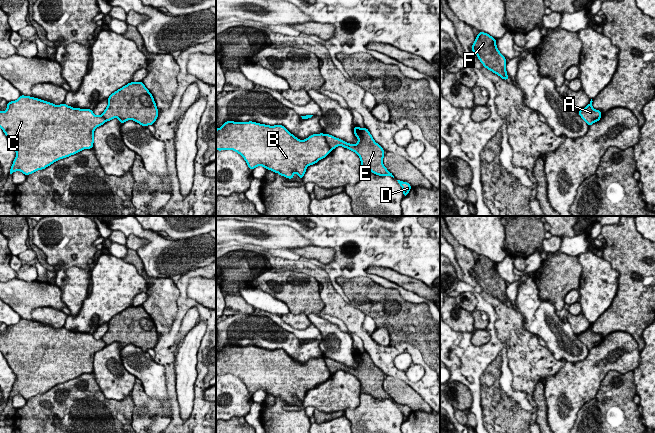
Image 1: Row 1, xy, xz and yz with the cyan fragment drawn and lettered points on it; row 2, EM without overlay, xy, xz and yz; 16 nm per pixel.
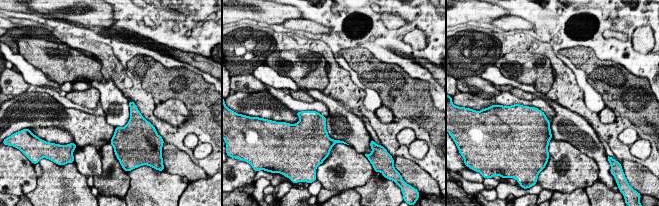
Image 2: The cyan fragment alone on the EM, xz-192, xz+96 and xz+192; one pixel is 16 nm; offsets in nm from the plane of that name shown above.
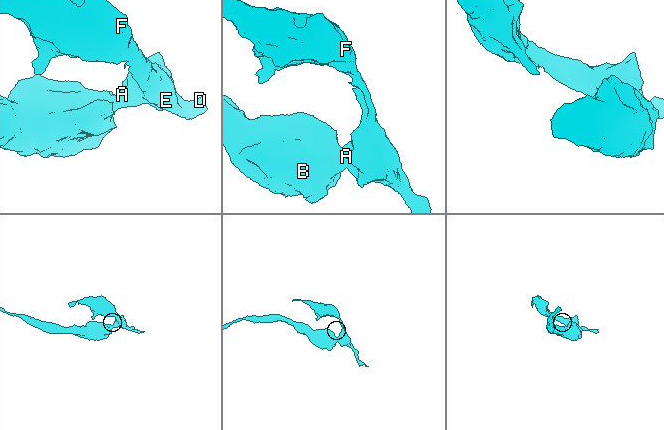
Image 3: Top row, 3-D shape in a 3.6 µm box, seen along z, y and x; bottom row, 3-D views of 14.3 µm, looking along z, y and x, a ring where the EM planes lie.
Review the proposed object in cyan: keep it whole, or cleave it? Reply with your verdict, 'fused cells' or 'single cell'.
fused cells

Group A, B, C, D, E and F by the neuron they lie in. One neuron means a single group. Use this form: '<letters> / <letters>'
A D E F / B C

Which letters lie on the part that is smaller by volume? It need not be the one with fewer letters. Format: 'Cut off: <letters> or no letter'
Cut off: A, D, E, F

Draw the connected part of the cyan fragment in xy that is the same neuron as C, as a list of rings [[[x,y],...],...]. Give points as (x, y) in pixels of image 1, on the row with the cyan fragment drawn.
[[[20,95],[11,102],[7,102],[7,109],[0,111],[0,128],[16,151],[10,174],[21,171],[28,176],[38,170],[43,170],[54,162],[77,154],[84,149],[92,149],[94,144],[94,130],[106,122],[102,115],[95,115],[92,109],[73,108],[65,103],[55,105],[39,98]]]

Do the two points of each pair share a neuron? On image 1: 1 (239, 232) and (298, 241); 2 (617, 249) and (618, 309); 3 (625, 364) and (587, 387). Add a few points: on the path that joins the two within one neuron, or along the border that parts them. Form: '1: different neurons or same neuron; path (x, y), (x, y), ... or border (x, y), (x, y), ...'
1: same neuron; path (254, 233), (268, 237), (283, 237)
2: same neuron; path (627, 264), (627, 294)
3: same neuron; path (615, 364), (608, 364), (595, 377)

